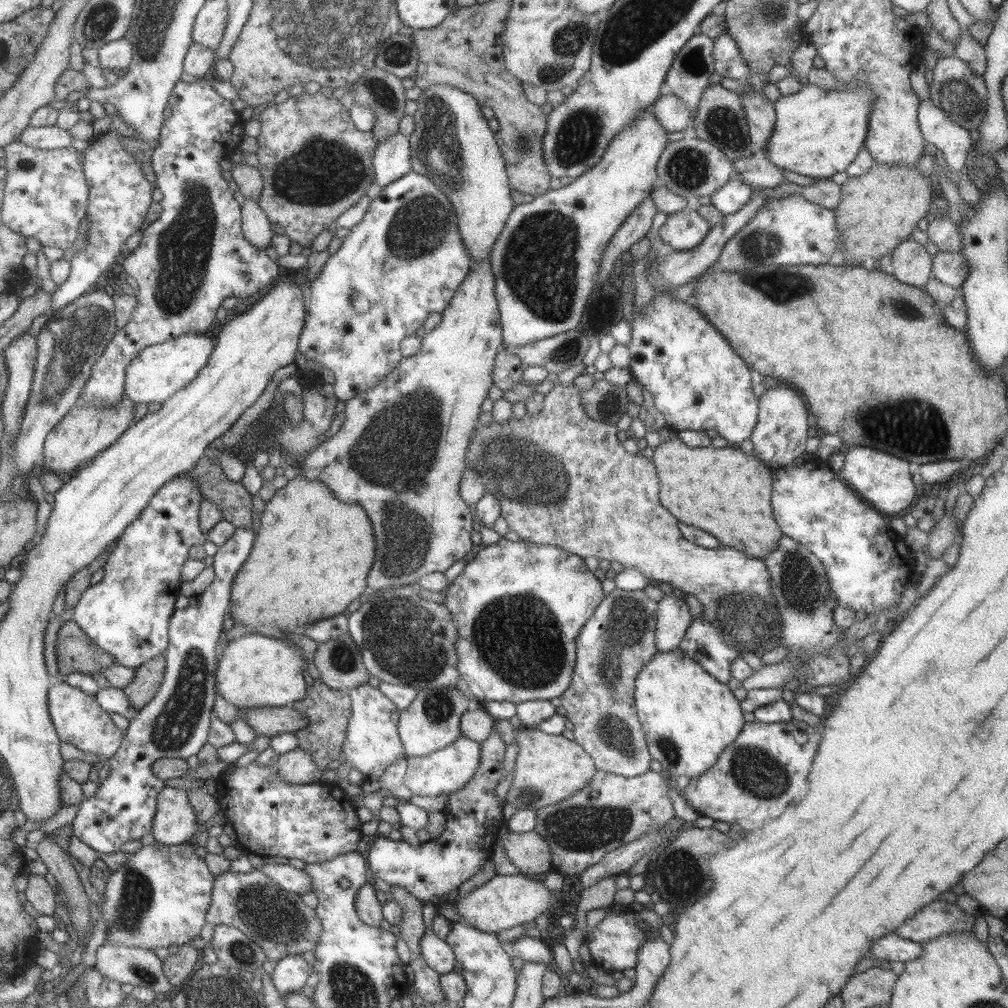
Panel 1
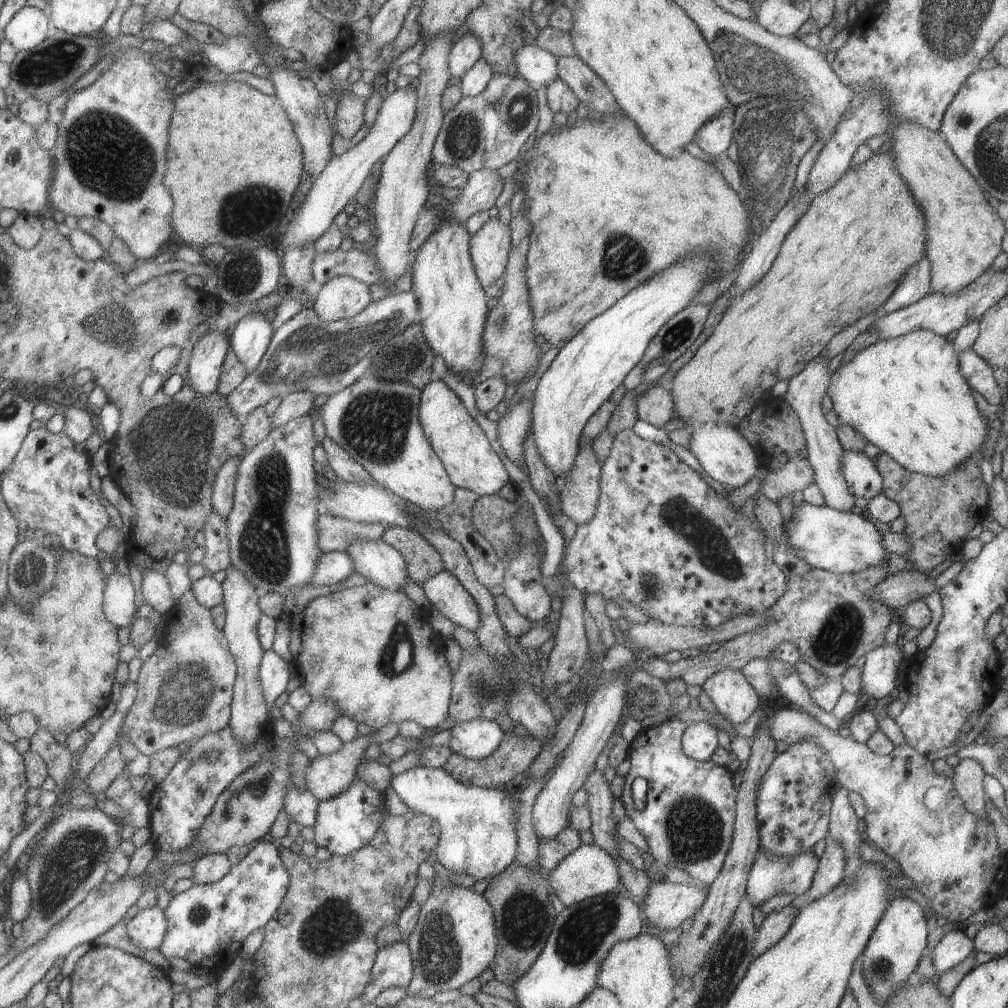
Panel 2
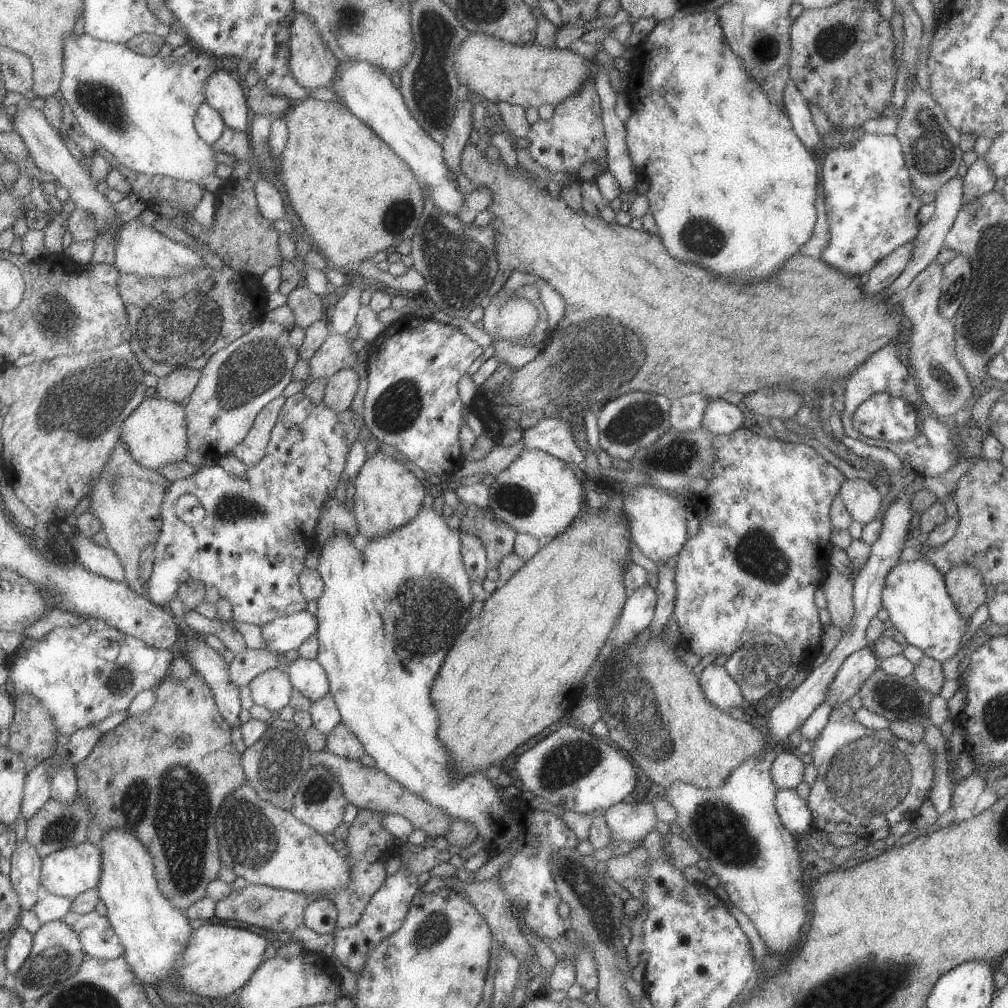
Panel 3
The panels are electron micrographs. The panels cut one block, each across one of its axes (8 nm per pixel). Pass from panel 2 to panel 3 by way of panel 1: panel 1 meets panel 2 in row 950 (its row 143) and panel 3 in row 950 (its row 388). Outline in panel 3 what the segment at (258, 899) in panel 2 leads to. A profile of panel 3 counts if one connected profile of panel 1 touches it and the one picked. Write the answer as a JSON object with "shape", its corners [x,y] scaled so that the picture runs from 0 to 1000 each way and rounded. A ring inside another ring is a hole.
{"shape":[[[67,904],[61,911],[61,915],[64,915],[78,929],[84,947],[102,953],[114,952],[122,947],[123,940],[110,922],[105,909],[98,909],[94,904],[87,907]]]}

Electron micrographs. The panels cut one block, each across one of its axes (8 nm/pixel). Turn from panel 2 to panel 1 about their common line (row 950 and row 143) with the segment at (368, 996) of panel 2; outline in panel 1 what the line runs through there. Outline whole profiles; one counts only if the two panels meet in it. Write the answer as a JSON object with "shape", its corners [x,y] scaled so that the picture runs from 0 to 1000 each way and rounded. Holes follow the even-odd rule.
{"shape":[[[392,132],[375,140],[370,152],[371,180],[378,186],[398,177],[407,167],[404,137]]]}

